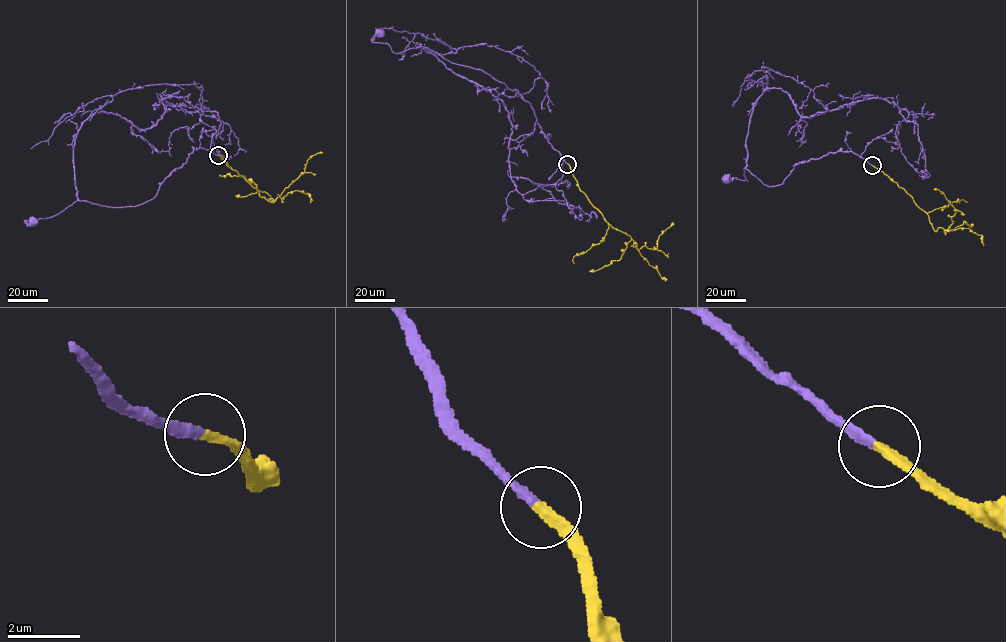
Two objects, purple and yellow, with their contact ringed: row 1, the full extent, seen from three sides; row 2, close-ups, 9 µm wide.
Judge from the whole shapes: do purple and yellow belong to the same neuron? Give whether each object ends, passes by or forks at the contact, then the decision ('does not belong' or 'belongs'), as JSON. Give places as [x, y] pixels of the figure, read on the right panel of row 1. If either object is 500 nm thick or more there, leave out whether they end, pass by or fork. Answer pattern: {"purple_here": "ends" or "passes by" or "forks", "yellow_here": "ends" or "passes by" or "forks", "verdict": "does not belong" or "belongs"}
{"purple_here": "ends", "yellow_here": "ends", "verdict": "belongs"}

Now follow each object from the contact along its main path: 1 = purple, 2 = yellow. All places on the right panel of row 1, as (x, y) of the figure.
1: (871, 165), (840, 151), (797, 163), (774, 186), (745, 168), (747, 180), (726, 179)
2: (872, 165), (902, 187), (927, 214), (935, 231), (939, 227), (947, 229), (956, 210), (944, 194), (934, 189)

